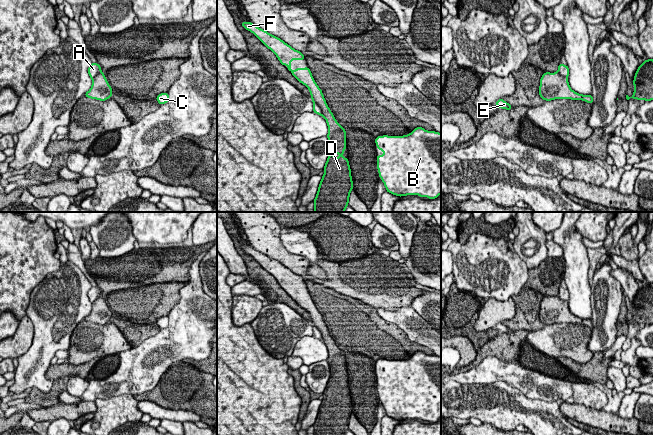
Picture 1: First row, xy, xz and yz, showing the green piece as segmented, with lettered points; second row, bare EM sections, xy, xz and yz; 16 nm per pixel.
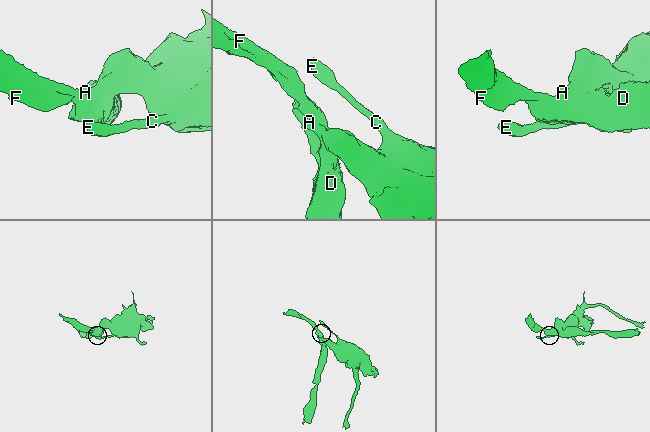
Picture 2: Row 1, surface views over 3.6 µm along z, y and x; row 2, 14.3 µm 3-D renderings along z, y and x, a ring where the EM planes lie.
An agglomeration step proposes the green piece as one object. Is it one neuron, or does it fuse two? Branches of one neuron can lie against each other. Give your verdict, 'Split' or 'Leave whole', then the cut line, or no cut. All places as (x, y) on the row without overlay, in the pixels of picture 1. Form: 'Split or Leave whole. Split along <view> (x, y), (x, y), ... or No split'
Split. Split along xz (313, 325), (320, 332), (324, 340)

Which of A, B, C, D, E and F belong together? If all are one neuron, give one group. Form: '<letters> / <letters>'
A B C E / D F

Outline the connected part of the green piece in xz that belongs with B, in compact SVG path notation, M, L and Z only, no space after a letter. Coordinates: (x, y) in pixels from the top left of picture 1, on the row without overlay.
M417 351L404 360L378 360L375 362L375 367L378 374L385 376L384 379L378 379L376 383L379 401L387 416L399 421L419 419L429 423L436 423L441 418L441 357Z

